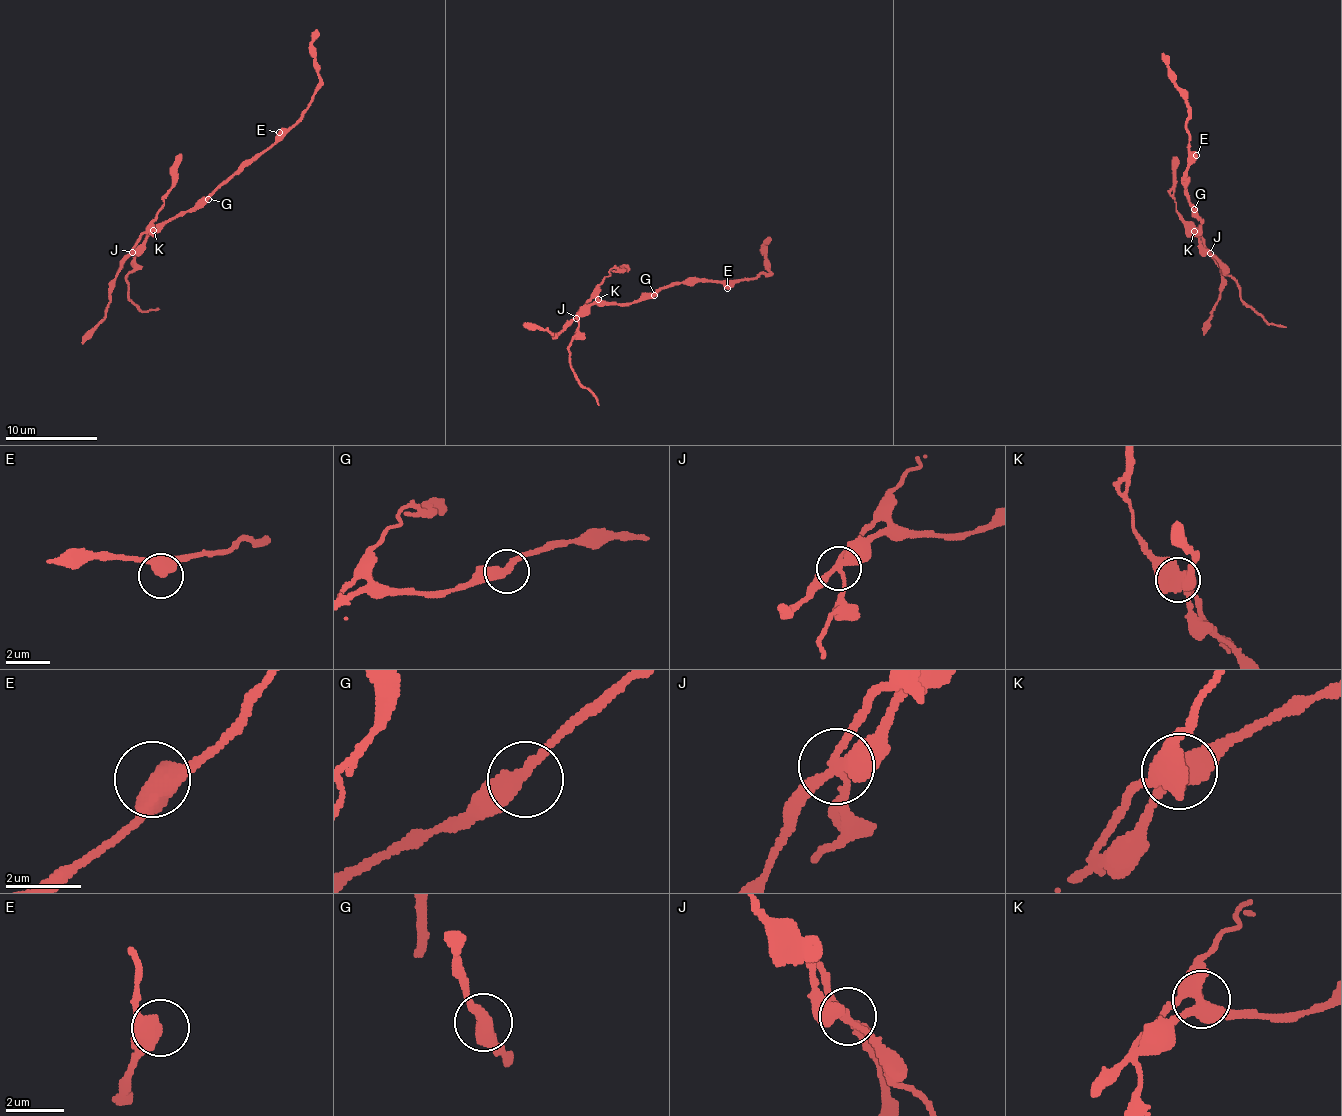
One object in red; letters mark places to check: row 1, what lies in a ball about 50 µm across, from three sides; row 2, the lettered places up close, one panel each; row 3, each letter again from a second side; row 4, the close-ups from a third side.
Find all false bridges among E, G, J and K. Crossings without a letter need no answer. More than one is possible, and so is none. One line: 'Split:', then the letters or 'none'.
Split: J, K

